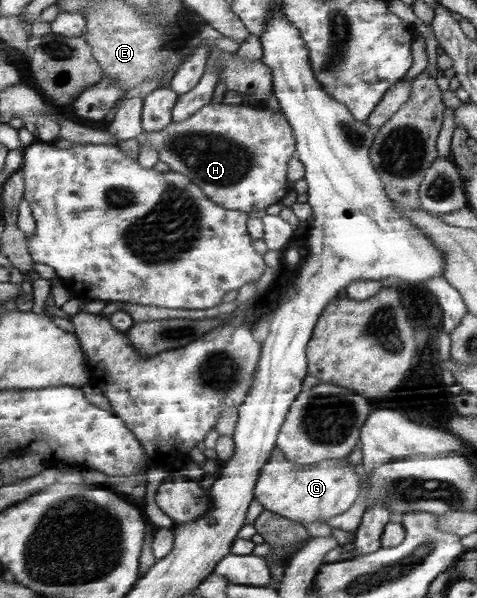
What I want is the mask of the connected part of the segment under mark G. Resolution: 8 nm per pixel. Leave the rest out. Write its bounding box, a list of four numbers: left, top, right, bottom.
[254,444,360,524]

